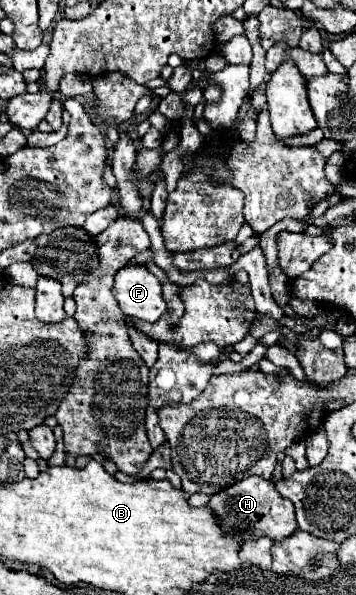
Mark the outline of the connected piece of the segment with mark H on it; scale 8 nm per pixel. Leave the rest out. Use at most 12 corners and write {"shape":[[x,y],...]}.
{"shape":[[262,477],[212,495],[220,527],[282,541],[294,505]]}

